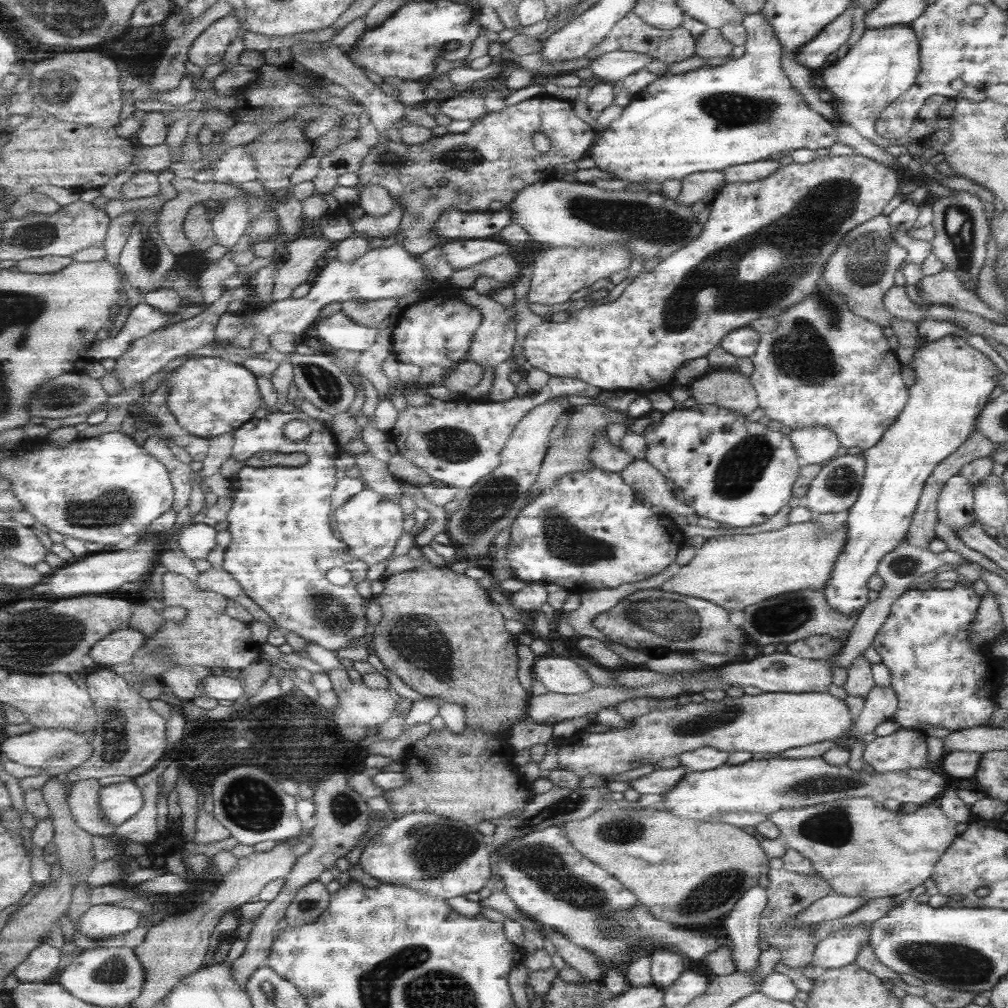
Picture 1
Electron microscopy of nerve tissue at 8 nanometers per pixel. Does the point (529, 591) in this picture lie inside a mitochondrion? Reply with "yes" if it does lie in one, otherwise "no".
no

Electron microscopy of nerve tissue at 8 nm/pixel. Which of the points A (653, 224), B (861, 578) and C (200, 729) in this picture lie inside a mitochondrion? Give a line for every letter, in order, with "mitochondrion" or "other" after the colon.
A: mitochondrion
B: other
C: other

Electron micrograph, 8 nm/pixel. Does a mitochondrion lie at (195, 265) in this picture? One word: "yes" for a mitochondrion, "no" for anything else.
no

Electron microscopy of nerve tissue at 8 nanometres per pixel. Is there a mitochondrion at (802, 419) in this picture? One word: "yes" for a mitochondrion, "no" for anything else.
no

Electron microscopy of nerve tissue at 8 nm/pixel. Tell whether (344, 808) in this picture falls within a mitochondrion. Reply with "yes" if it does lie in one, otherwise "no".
yes

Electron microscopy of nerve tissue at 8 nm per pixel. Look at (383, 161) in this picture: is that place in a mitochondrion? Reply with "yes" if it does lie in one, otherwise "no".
yes

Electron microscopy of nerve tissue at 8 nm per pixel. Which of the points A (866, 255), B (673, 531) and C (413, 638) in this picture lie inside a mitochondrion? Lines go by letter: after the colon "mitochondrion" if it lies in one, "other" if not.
A: mitochondrion
B: other
C: mitochondrion

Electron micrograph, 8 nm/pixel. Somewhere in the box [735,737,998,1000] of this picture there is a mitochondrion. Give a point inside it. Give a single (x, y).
(956, 965)

